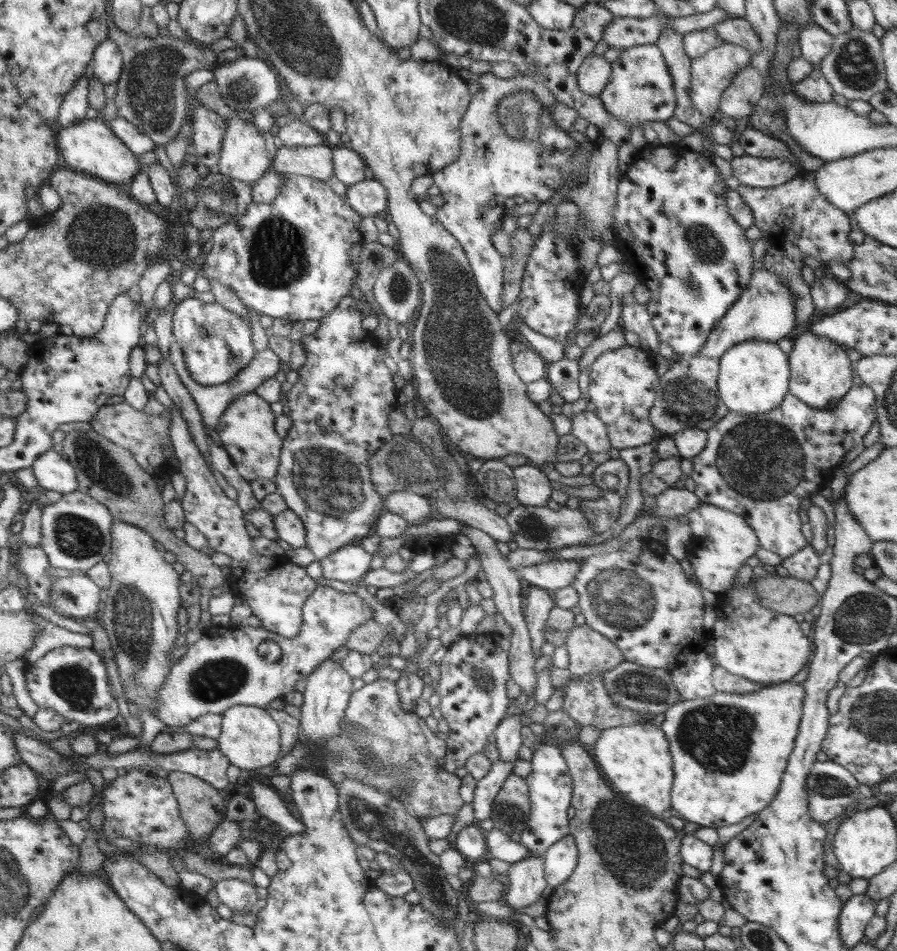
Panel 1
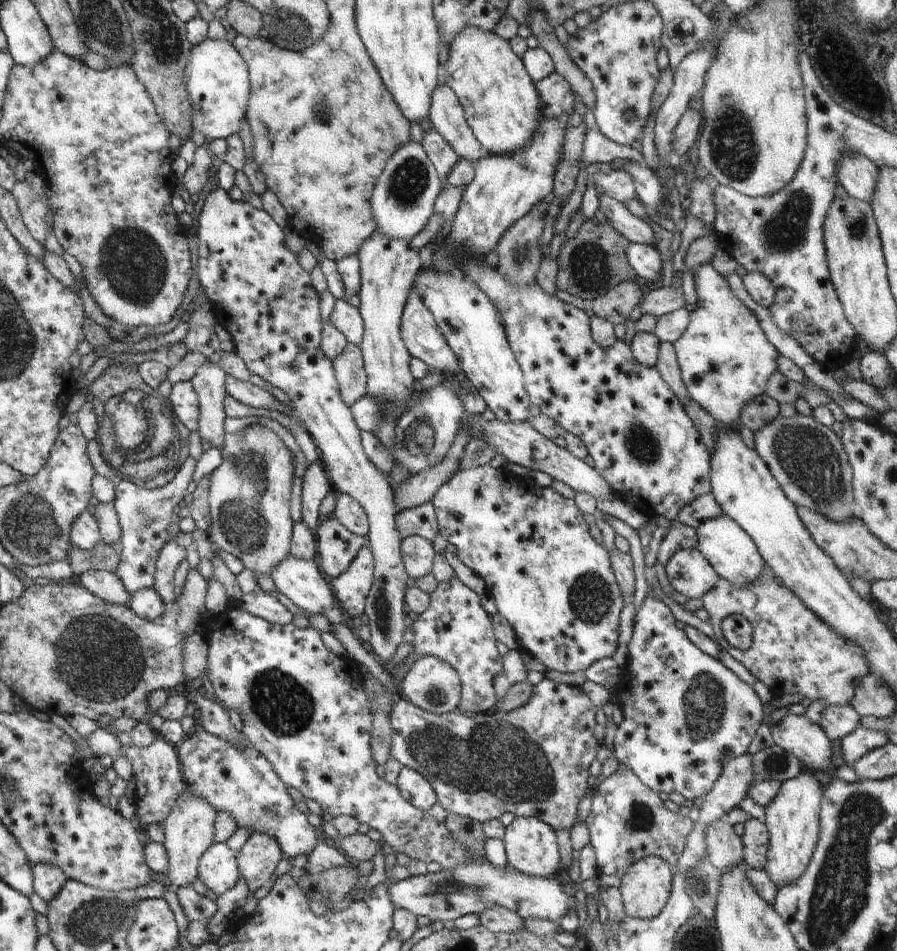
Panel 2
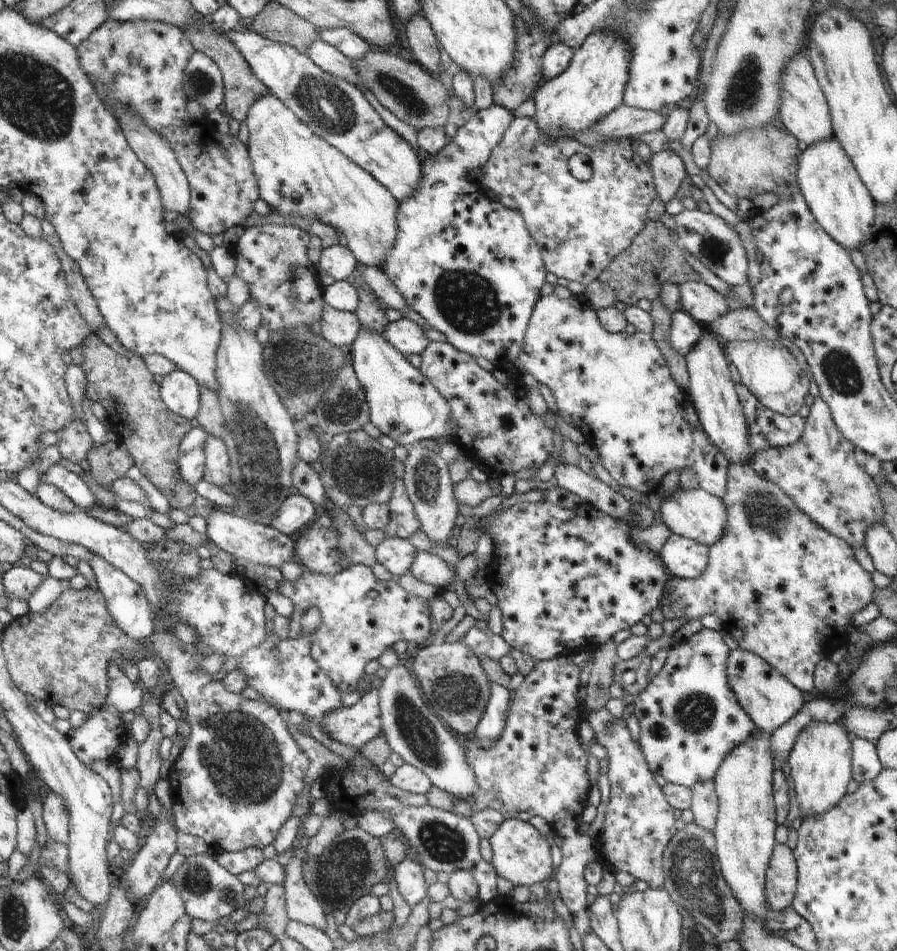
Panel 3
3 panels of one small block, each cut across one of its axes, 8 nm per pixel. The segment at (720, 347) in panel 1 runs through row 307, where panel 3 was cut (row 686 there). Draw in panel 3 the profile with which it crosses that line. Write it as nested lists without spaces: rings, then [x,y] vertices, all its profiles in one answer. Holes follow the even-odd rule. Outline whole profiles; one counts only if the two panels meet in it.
[[[738,647],[731,650],[726,660],[726,676],[730,690],[734,692],[738,704],[748,714],[752,722],[756,724],[761,732],[771,734],[778,727],[784,726],[802,706],[804,696],[785,676],[774,670],[770,664],[756,656],[753,652]]]

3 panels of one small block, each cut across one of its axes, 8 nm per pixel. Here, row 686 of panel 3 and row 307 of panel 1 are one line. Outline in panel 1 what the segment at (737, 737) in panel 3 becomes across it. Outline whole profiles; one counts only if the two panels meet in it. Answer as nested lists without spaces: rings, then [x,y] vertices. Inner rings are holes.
[[[660,144],[637,150],[631,168],[619,180],[617,209],[613,214],[615,245],[652,292],[647,303],[652,325],[659,340],[672,348],[675,357],[697,354],[752,276],[752,246],[745,230],[728,214],[727,189],[713,161],[691,156],[680,145]]]

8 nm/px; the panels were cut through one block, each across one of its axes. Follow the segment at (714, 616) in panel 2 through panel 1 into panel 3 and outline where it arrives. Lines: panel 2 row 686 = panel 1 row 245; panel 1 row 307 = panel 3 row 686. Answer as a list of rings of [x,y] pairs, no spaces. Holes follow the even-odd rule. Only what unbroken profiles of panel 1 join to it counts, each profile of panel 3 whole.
[[[749,464],[729,465],[727,477],[726,494],[721,498],[724,506],[726,506],[726,528],[722,532],[722,538],[709,547],[706,570],[694,580],[670,577],[667,580],[665,593],[660,600],[659,608],[664,614],[665,620],[685,617],[689,621],[694,618],[698,619],[704,614],[716,614],[722,620],[723,629],[728,634],[732,634],[732,638],[738,642],[739,647],[748,652],[753,652],[756,656],[761,656],[762,660],[765,660],[774,670],[785,676],[786,680],[789,680],[790,684],[793,684],[798,690],[812,692],[815,687],[813,674],[816,665],[829,658],[837,648],[841,646],[850,647],[846,628],[852,626],[852,616],[873,601],[872,596],[875,586],[872,582],[870,568],[863,568],[856,561],[854,549],[850,544],[846,544],[846,540],[842,540],[842,538],[822,530],[818,524],[814,524],[814,520],[810,520],[810,516],[806,516],[802,510],[798,510],[794,500],[790,496],[786,496],[786,492],[782,492],[782,488],[778,488],[778,484],[772,484],[768,480],[764,480],[762,476],[758,476]]]

